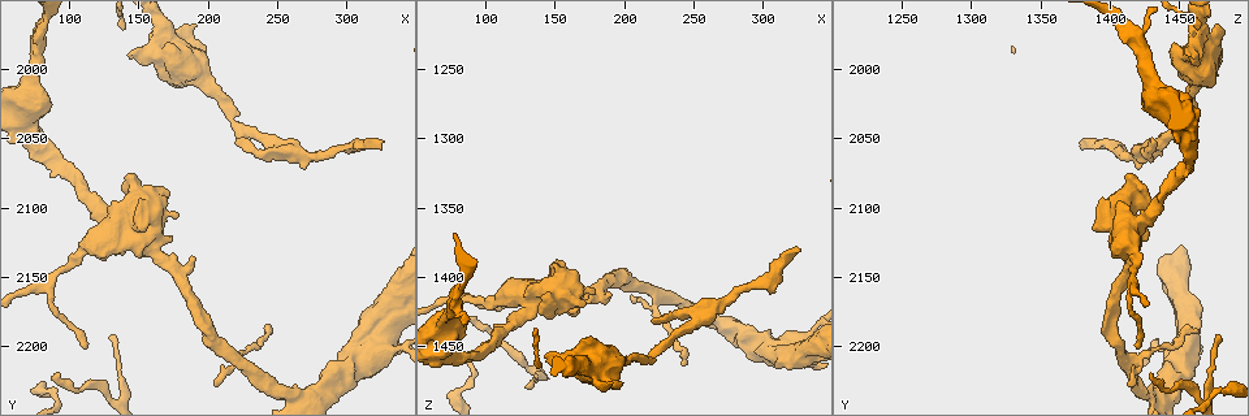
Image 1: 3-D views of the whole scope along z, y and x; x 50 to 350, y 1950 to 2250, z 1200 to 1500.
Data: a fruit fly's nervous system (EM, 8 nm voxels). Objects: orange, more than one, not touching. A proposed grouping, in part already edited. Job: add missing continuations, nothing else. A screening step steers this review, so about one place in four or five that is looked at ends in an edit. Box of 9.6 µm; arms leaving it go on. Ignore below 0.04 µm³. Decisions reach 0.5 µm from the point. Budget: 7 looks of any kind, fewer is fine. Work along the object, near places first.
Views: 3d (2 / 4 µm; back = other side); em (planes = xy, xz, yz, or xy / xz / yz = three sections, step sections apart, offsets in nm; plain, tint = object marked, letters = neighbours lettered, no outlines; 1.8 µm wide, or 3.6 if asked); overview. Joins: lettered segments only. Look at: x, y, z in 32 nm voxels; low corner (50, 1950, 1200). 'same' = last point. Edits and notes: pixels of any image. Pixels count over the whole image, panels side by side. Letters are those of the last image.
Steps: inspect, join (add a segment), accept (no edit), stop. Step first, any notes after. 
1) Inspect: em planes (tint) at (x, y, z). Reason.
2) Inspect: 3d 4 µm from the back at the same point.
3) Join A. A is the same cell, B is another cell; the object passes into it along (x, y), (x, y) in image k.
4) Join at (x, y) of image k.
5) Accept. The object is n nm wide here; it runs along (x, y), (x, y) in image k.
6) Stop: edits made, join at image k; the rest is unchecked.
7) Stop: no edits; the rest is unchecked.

Inspect: em planes (tint) at (328, 2054, 1378). Long arm stops here.

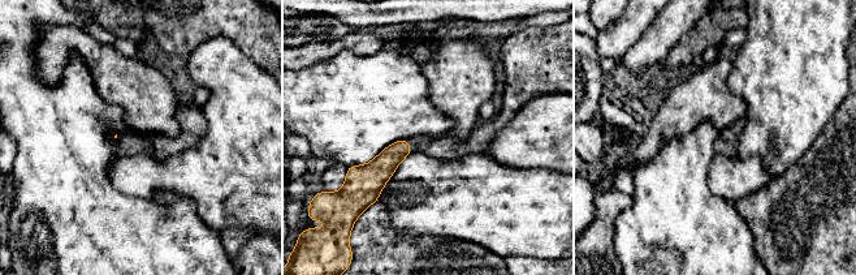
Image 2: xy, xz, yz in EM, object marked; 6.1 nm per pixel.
Inspect: em planes (letters) at the same point. See the neighbours.

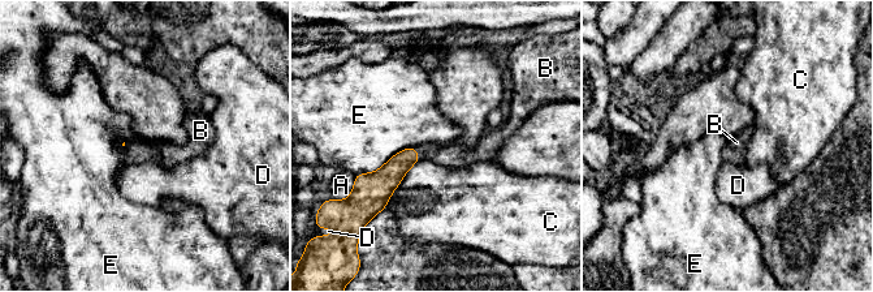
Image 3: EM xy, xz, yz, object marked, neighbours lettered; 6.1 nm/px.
Join B. The longest contact is with E, 420 nm; B is the same cell, A, C, D and E are other cells; the neuron continues.

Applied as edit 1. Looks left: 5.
Inspect: overview.

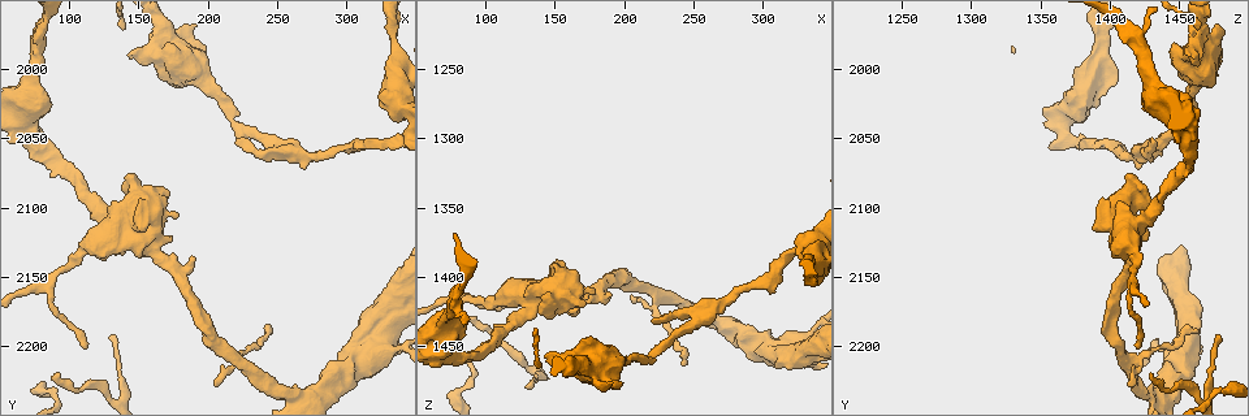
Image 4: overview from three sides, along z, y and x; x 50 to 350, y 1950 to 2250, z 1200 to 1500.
Inspect: em planes (plain) at (192, 1968, 1476). Branch stops here.

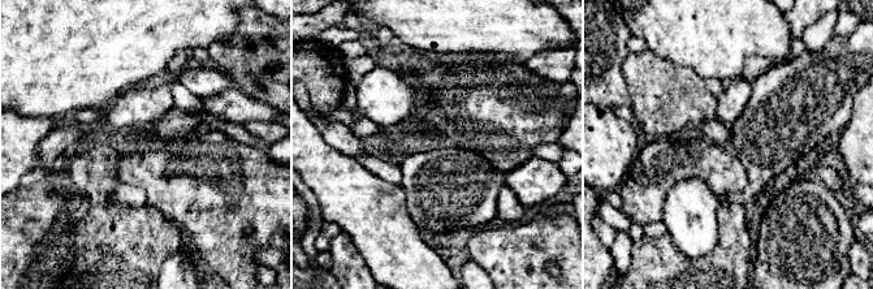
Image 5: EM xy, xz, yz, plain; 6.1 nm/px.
Inspect: em planes (letters) at the same point.

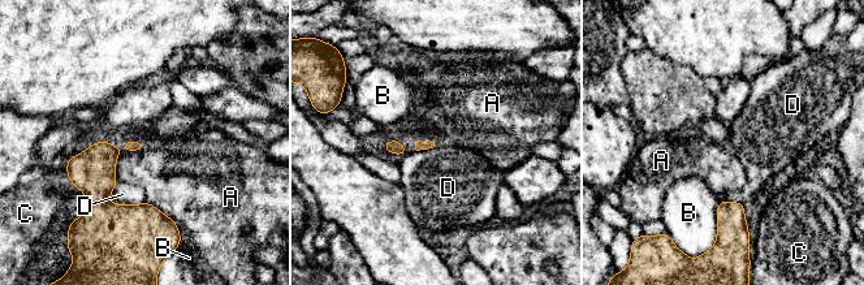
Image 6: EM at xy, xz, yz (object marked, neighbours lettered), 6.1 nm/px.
Accept. A, B, C and D are other cells; a border runs along (107, 198), (109, 203), (145, 202) in image 6; no lettered segment goes on from it.

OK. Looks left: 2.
Stop: edits made, join at image 3; the rest is unchecked.

